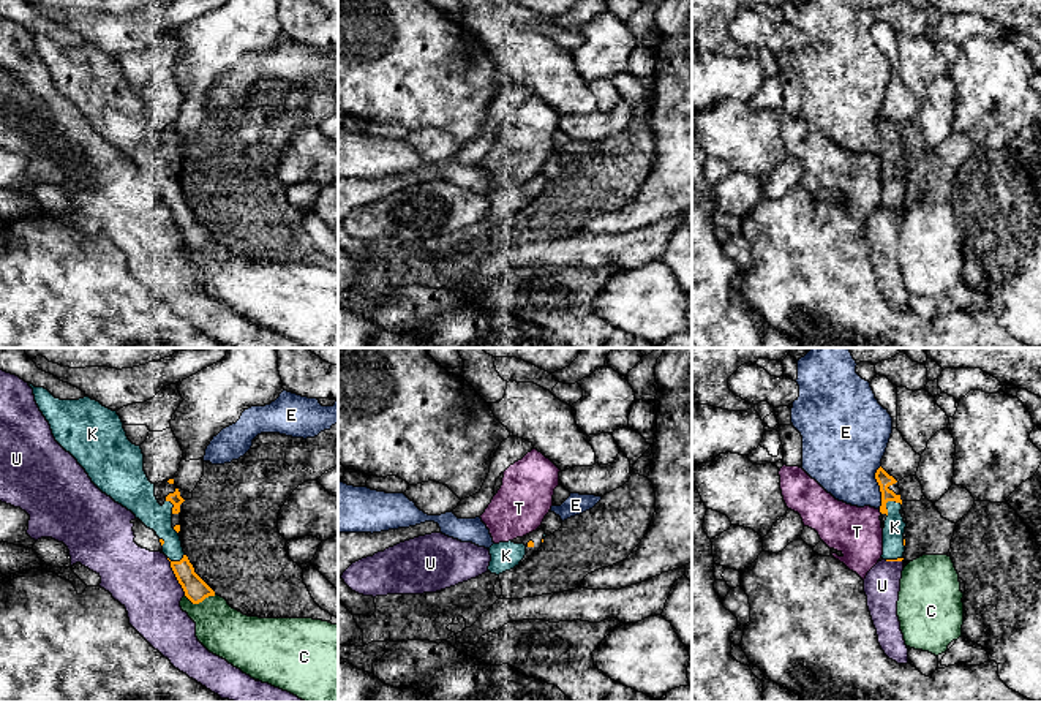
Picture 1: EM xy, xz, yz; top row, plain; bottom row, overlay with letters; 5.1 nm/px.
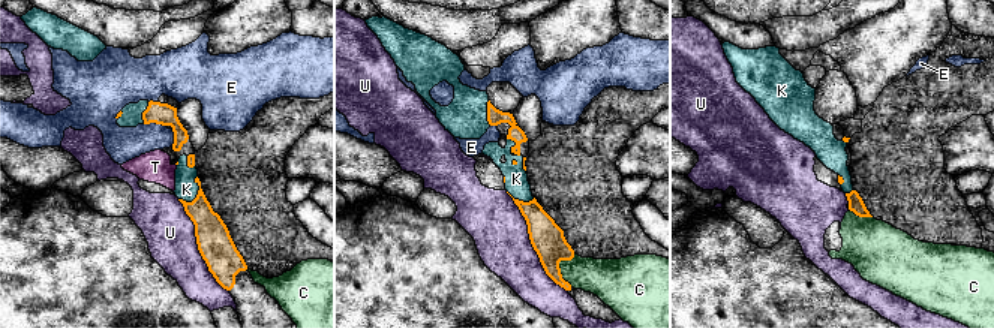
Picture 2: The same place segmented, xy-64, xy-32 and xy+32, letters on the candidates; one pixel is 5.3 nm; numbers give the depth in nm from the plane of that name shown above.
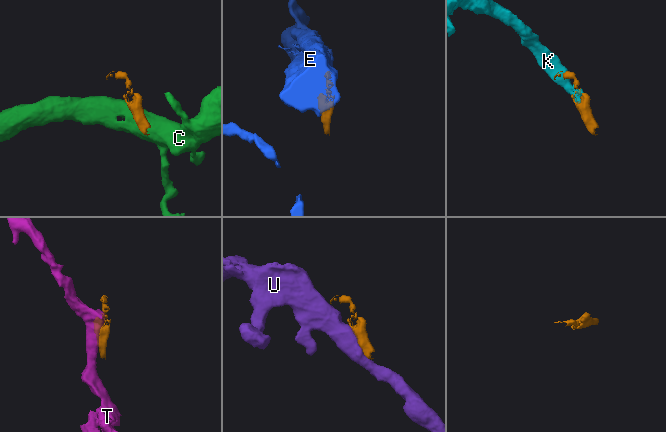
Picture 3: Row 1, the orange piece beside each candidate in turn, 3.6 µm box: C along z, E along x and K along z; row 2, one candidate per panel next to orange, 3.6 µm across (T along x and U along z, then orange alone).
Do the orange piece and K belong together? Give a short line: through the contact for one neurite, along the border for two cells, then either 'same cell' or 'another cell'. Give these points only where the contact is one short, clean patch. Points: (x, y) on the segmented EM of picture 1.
same cell

